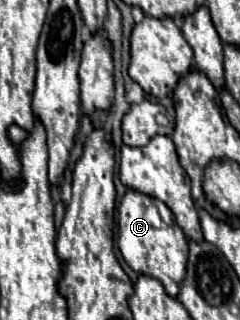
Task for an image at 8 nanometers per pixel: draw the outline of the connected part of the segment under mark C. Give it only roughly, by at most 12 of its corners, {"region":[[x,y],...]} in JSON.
{"region":[[128,188],[118,248],[176,298],[188,240],[164,202]]}

